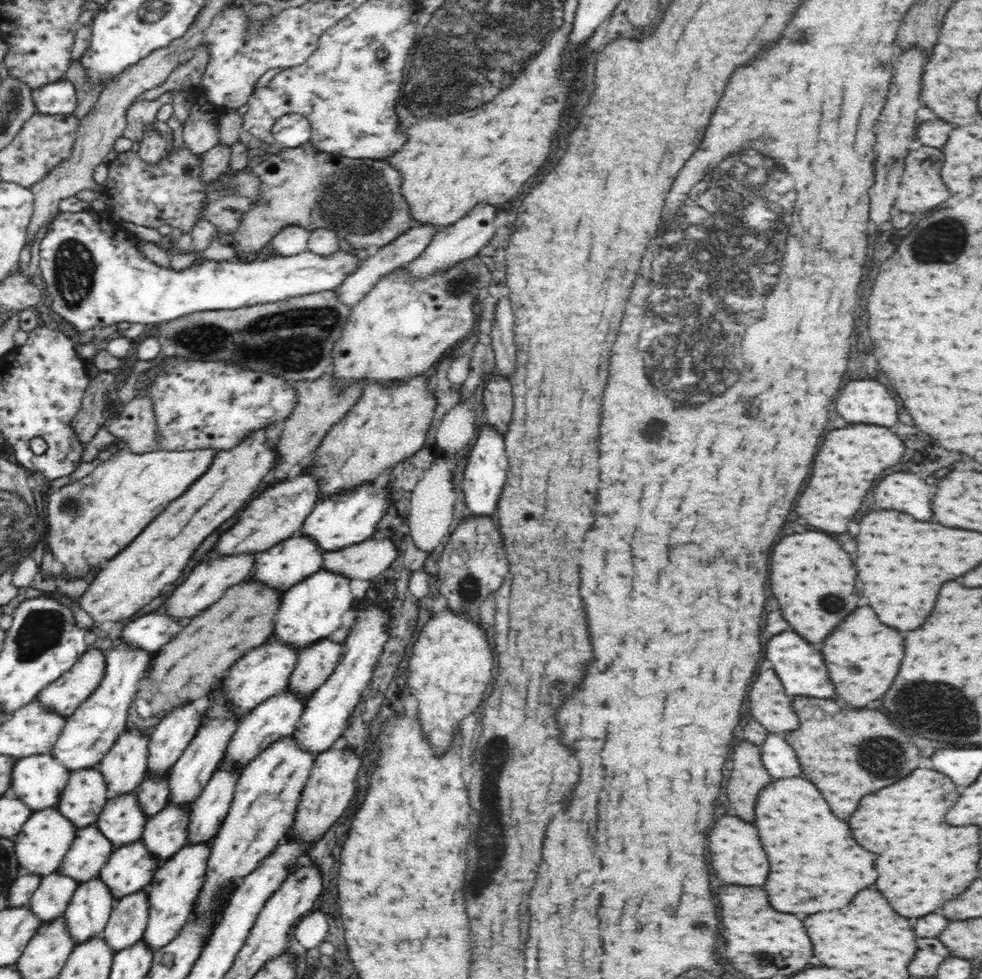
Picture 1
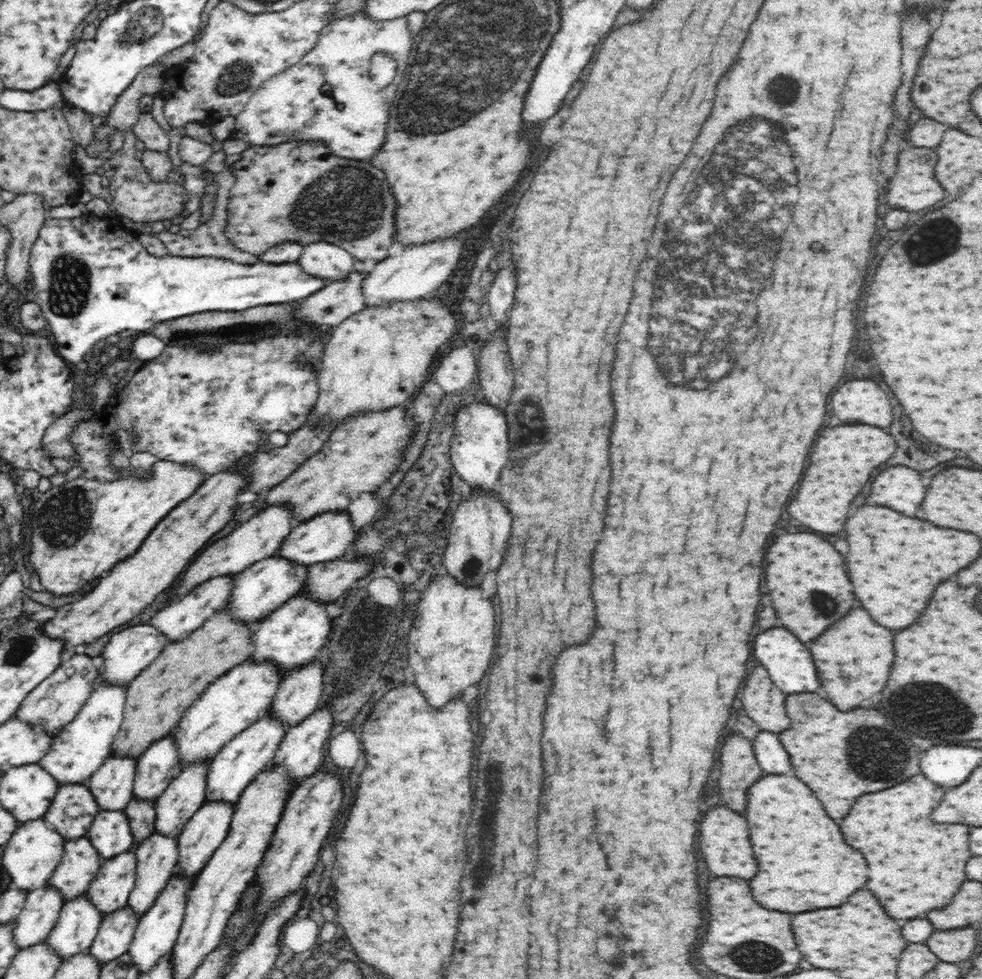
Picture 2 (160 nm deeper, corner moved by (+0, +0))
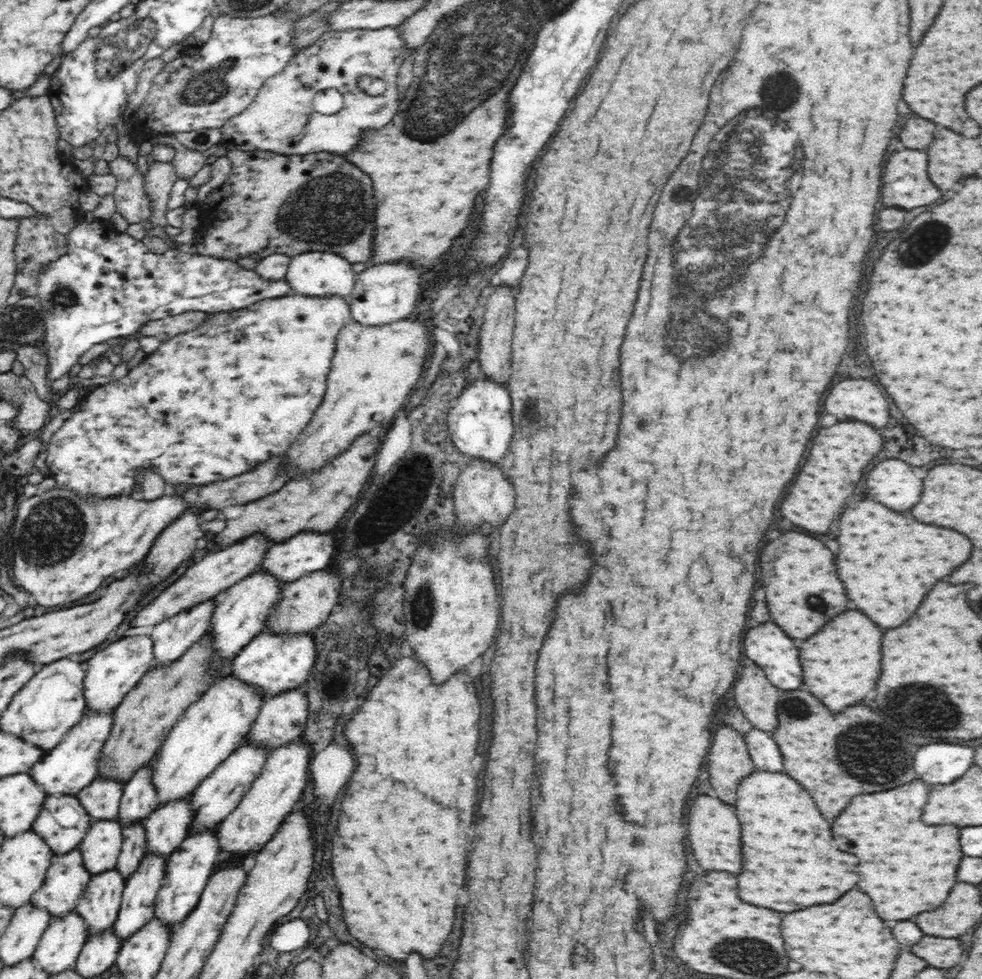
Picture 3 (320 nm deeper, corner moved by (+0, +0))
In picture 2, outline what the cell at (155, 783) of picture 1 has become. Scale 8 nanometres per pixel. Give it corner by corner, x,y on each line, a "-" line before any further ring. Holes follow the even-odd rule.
133,798
124,810
129,820
133,850
142,840
155,832
156,801

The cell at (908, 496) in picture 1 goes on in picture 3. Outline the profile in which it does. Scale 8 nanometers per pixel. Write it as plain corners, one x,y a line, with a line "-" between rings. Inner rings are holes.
882,460
868,472
866,494
888,508
902,512
920,500
922,478
902,460

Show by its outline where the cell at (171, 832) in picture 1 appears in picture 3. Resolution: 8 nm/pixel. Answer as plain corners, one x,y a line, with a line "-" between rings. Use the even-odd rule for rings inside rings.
146,854
136,872
126,880
121,907
113,924
114,934
125,943
154,916
154,901
164,878
167,858

